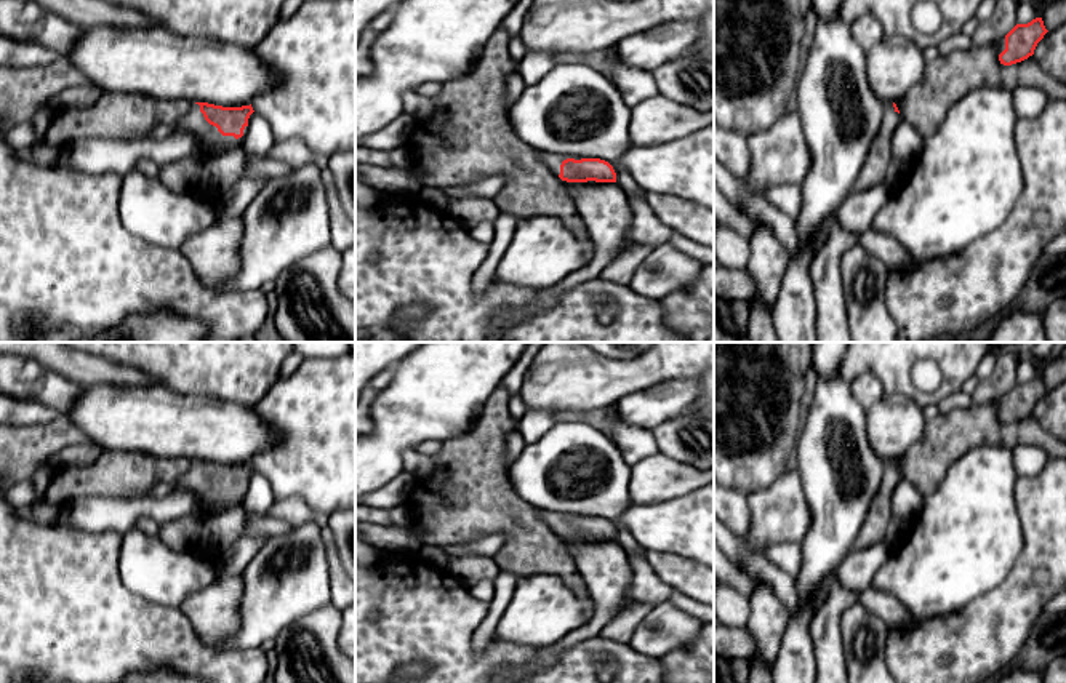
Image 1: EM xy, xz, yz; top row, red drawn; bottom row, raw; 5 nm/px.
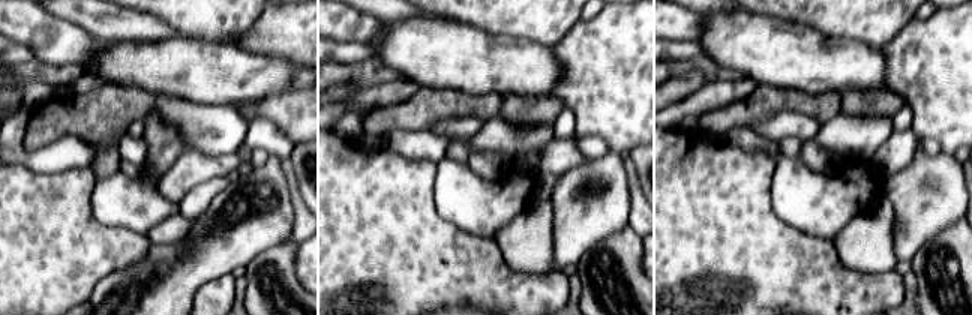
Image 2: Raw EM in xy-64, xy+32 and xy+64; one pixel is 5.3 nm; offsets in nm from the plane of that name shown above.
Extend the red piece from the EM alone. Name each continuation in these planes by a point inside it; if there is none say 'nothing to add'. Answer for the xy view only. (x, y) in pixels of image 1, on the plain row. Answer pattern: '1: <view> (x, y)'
1: xy (210, 501)

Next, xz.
1: xz (551, 519)

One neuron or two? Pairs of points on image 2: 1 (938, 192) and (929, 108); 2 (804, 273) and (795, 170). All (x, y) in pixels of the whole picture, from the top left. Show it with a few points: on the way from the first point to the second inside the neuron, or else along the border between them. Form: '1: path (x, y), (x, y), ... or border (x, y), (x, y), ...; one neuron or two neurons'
1: border (942, 150), (953, 155); two neurons
2: border (773, 210), (780, 219), (798, 230), (831, 240); two neurons

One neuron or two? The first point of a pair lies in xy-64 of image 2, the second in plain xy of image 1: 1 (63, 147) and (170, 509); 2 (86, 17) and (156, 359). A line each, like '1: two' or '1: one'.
1: one
2: two

